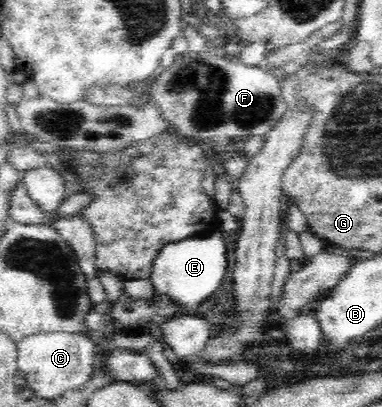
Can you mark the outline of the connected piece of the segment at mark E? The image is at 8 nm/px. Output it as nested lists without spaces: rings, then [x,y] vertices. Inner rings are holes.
[[[216,229],[166,244],[152,264],[150,280],[155,292],[186,308],[204,304],[224,284],[224,275],[228,271],[228,244],[224,238],[224,232]]]

